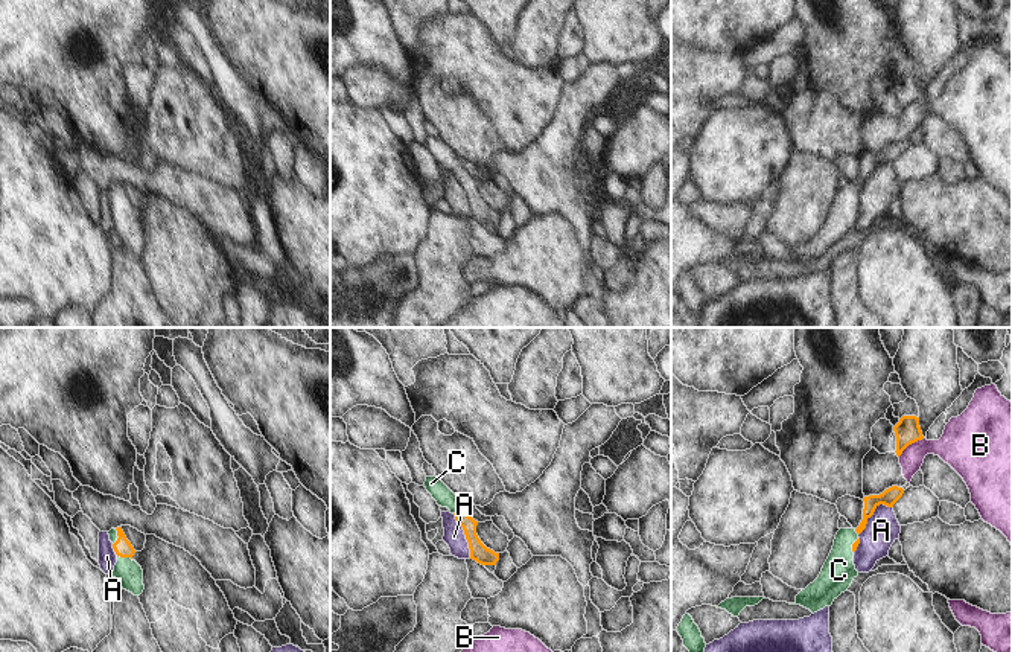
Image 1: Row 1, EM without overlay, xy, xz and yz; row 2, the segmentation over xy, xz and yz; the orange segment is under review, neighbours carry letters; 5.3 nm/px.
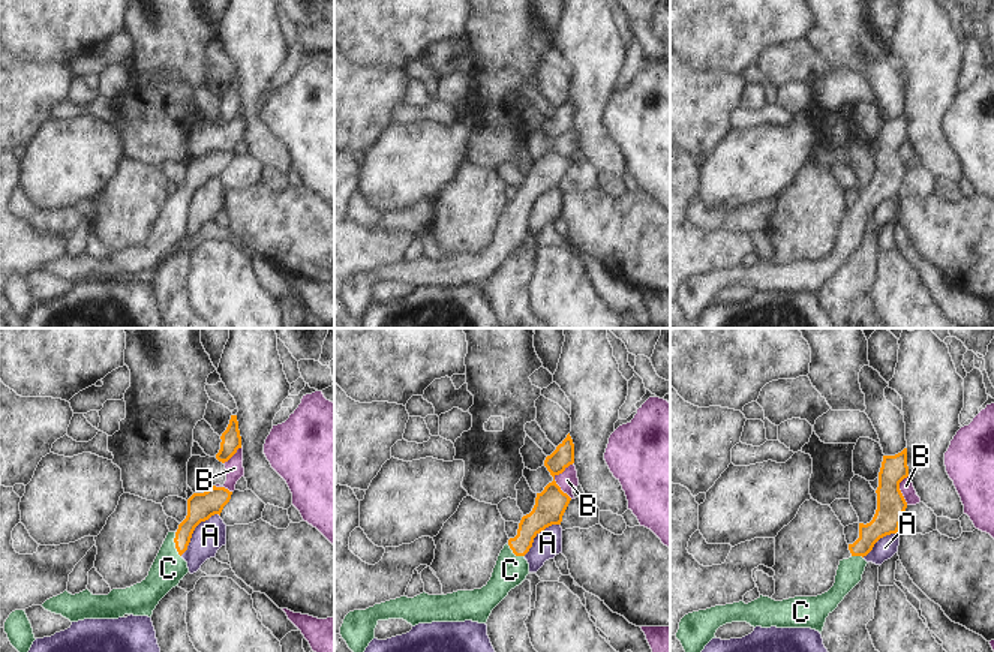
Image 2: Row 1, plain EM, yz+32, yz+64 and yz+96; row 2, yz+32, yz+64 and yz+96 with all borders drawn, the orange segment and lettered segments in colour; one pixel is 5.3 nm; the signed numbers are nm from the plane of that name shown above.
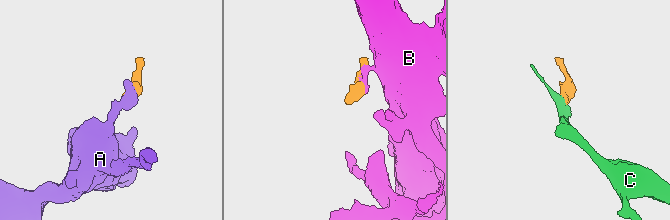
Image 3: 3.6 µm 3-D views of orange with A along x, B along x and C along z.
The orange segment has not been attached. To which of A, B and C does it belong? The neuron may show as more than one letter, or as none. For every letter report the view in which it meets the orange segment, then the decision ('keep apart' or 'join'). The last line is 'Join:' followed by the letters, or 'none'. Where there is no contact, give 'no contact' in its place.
A: contact in yz; keep apart
B: contact in yz; keep apart
C: contact in xy; join
Join: C

